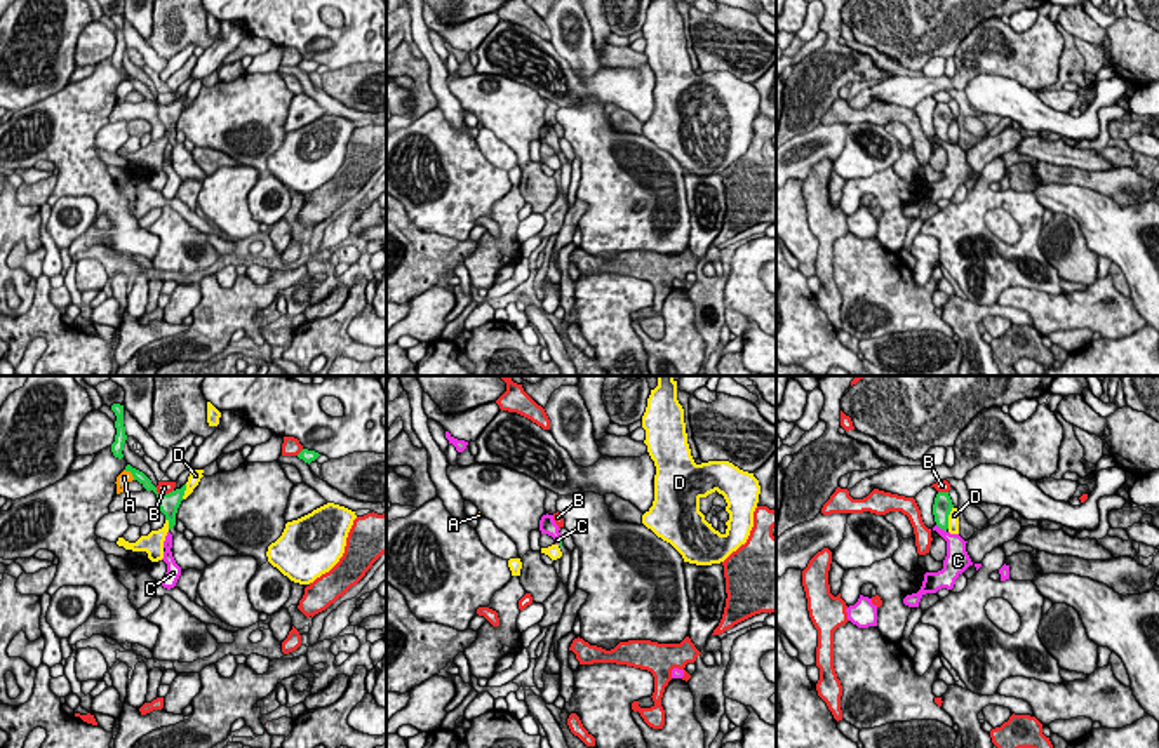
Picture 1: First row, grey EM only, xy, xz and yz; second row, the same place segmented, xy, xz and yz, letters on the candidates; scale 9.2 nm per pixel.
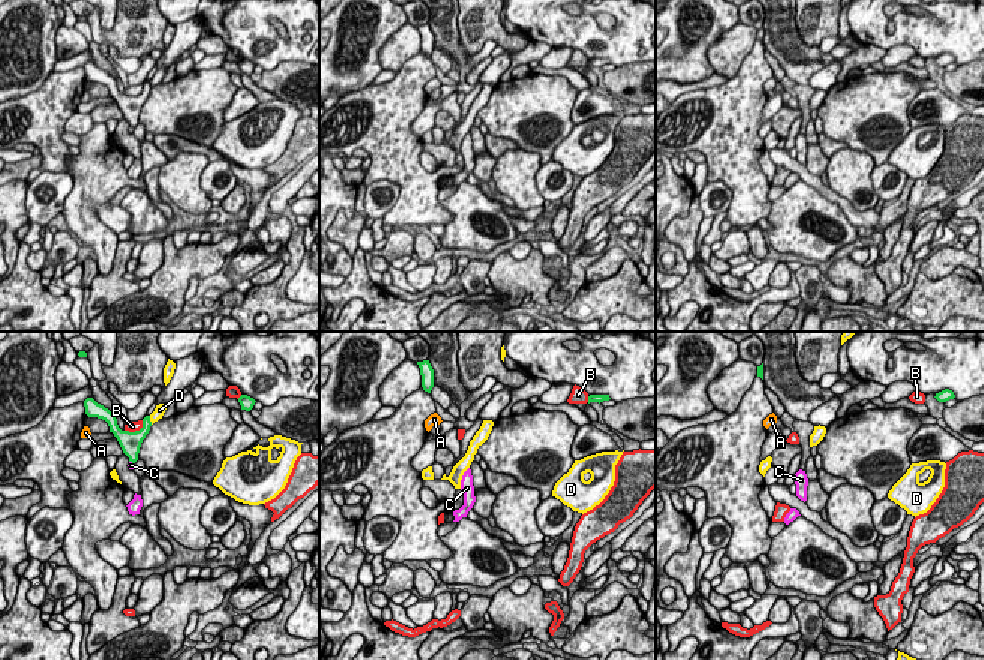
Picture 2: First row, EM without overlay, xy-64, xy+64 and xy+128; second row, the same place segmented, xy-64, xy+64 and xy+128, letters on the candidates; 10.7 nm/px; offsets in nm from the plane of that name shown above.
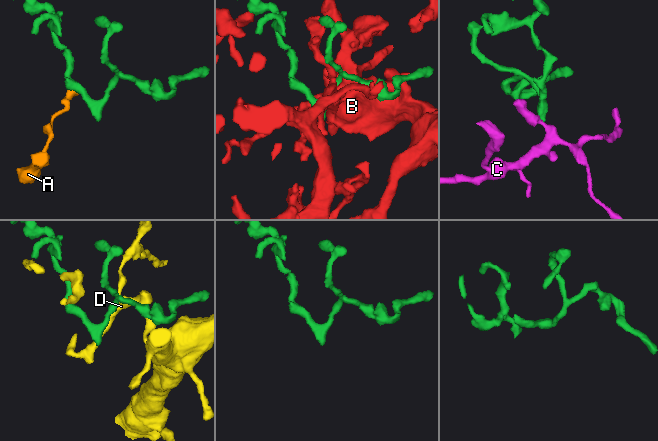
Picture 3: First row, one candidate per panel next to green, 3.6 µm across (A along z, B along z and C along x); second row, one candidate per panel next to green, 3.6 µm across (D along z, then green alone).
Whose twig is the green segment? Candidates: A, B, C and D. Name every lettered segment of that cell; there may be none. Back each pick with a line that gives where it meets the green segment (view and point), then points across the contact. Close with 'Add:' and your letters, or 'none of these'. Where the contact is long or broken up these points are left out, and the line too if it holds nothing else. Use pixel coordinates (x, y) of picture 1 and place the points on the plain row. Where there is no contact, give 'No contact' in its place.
Add: none of these

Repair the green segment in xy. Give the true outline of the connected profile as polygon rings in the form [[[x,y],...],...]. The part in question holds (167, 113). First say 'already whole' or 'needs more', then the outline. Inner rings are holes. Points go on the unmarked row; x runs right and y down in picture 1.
needs more | [[[131,75],[125,77],[125,82],[131,82],[134,90],[137,90],[146,101],[153,101],[157,104],[157,115],[160,122],[165,125],[169,132],[169,143],[172,144],[172,167],[181,181],[197,179],[204,181],[205,172],[193,162],[191,151],[184,148],[184,144],[176,141],[176,124],[183,111],[186,94],[181,99],[176,99],[169,104],[158,104],[157,97],[151,90],[139,80],[132,78]]]

